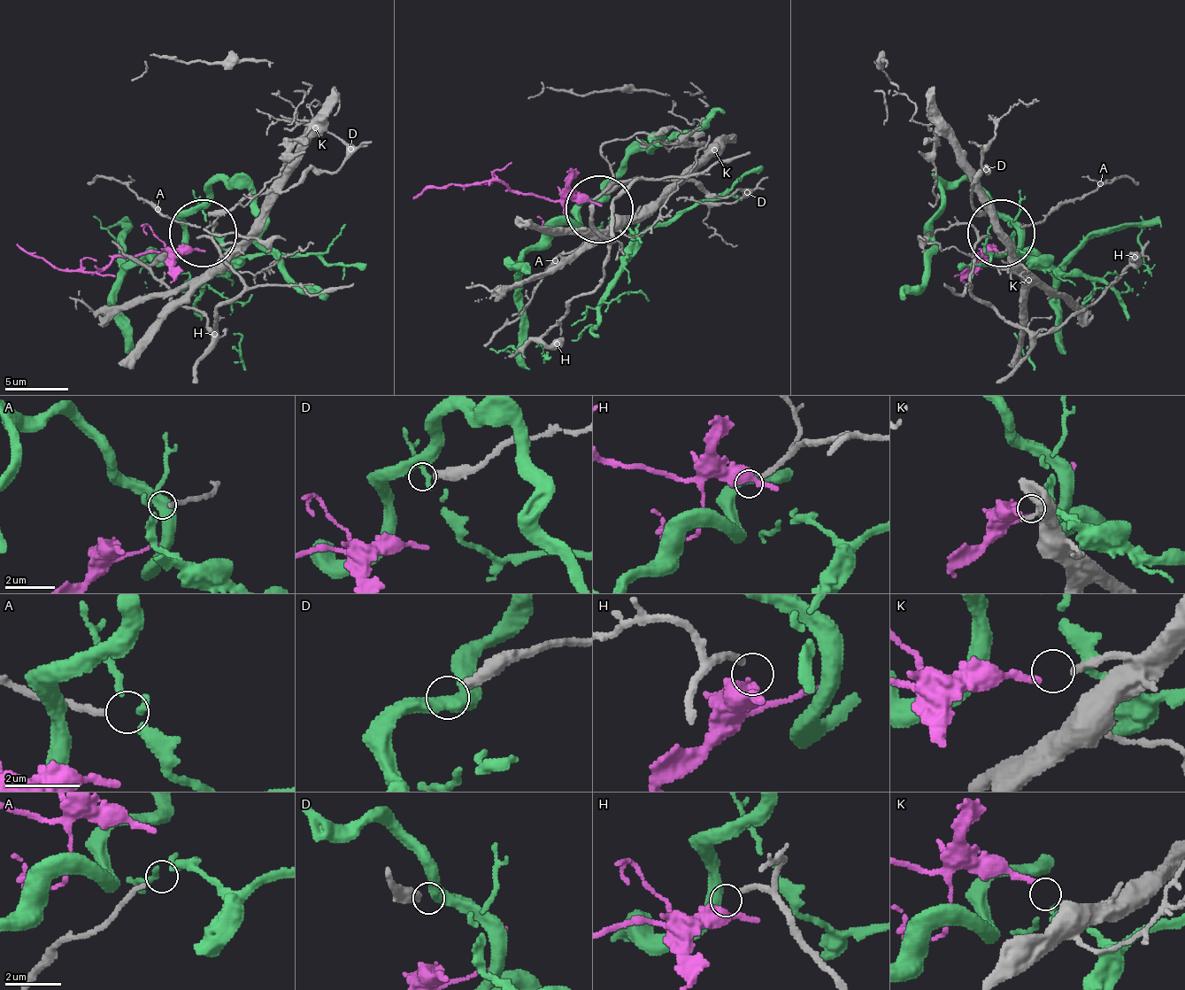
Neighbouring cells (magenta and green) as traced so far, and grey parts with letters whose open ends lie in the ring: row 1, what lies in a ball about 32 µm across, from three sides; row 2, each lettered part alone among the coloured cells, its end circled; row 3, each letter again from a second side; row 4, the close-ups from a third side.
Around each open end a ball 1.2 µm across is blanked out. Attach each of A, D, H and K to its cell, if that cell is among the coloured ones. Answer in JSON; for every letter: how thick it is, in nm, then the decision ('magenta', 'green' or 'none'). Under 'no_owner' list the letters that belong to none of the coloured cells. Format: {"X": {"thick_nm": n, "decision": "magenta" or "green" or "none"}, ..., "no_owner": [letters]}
{"A": {"thick_nm": 160, "decision": "green"}, "D": {"thick_nm": 360, "decision": "none"}, "H": {"thick_nm": 180, "decision": "none"}, "K": {"thick_nm": 180, "decision": "magenta"}, "no_owner": ["D", "H"]}

